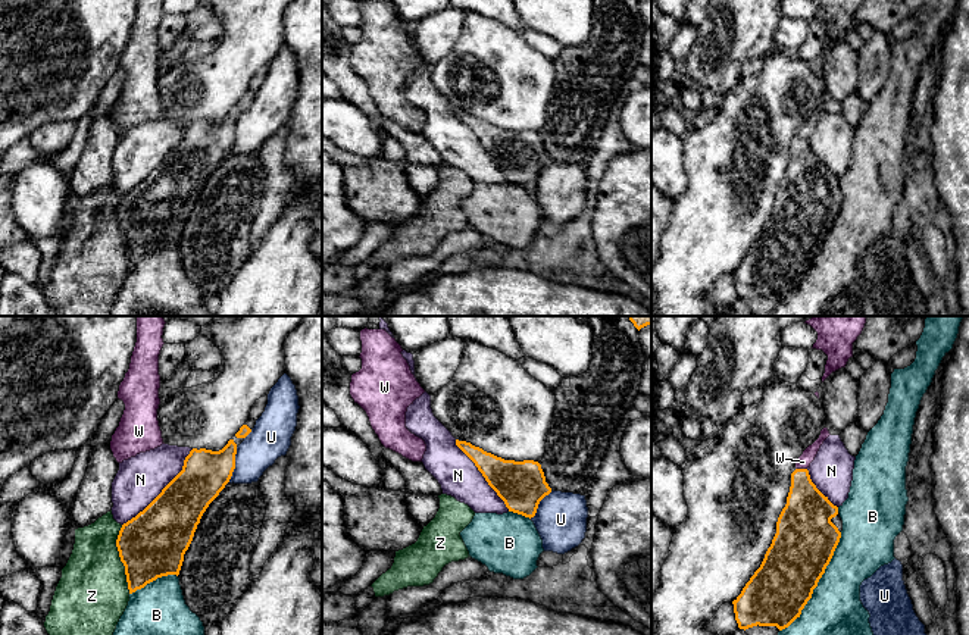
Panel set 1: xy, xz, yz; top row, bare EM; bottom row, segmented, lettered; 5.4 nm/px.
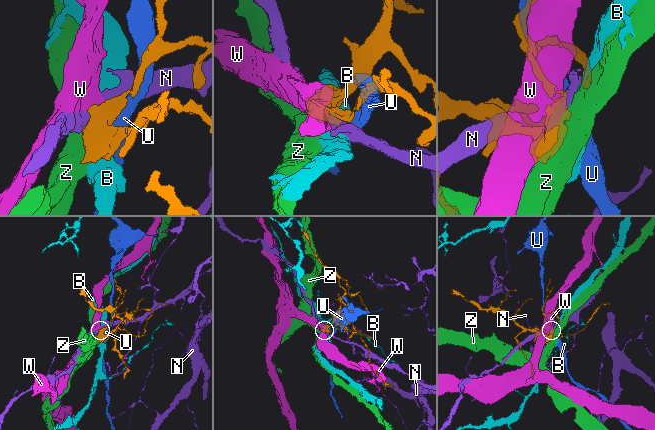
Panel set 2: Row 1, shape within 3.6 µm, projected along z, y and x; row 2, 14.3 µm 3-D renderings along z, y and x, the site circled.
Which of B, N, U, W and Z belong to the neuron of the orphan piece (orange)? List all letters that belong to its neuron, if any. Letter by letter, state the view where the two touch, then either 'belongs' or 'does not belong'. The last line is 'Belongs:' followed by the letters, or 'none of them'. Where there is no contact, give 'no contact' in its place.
B: contact in yz; does not belong
N: contact in xy; does not belong
U: contact in xy; does not belong
W: contact in yz; belongs
Z: contact in xy; does not belong
Belongs: W

